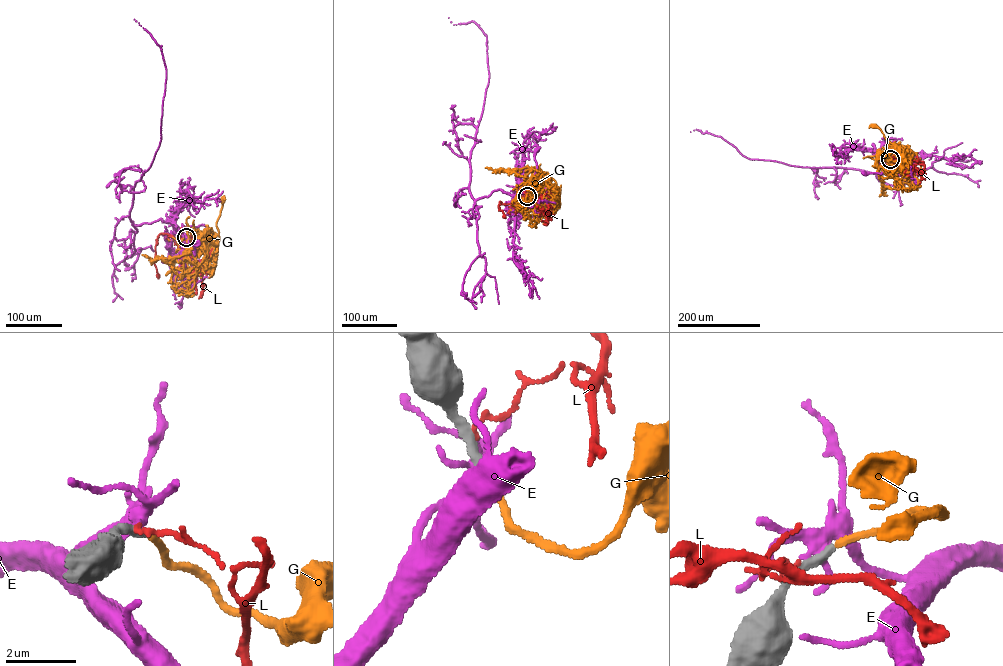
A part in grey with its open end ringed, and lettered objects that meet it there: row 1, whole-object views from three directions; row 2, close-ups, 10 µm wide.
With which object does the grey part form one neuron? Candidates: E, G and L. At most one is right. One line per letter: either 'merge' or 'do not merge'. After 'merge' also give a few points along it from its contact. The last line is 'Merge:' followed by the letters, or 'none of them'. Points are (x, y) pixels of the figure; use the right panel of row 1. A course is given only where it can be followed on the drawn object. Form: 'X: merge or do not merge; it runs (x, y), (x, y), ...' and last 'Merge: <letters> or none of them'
E: do not merge
G: merge; it runs (890, 159), (889, 175), (878, 166), (878, 159), (897, 146), (874, 126)
L: do not merge
Merge: G

